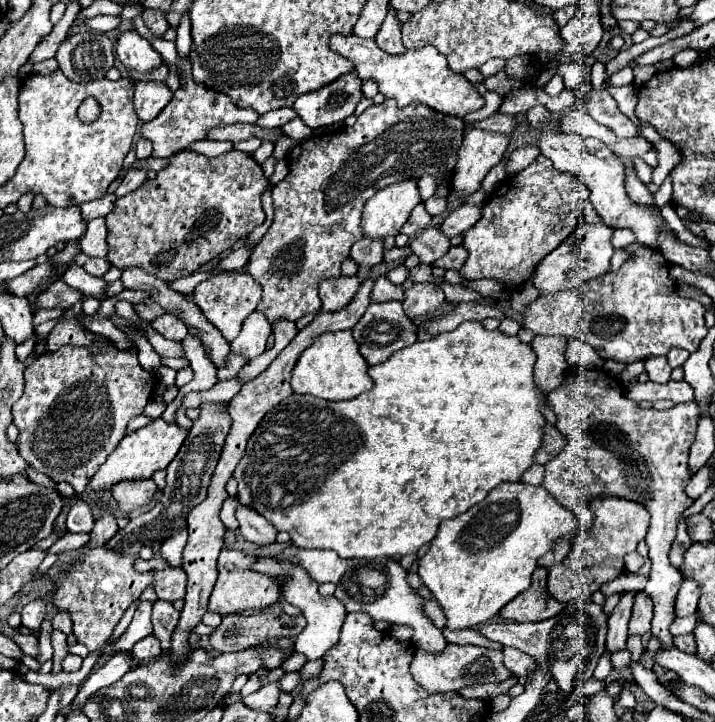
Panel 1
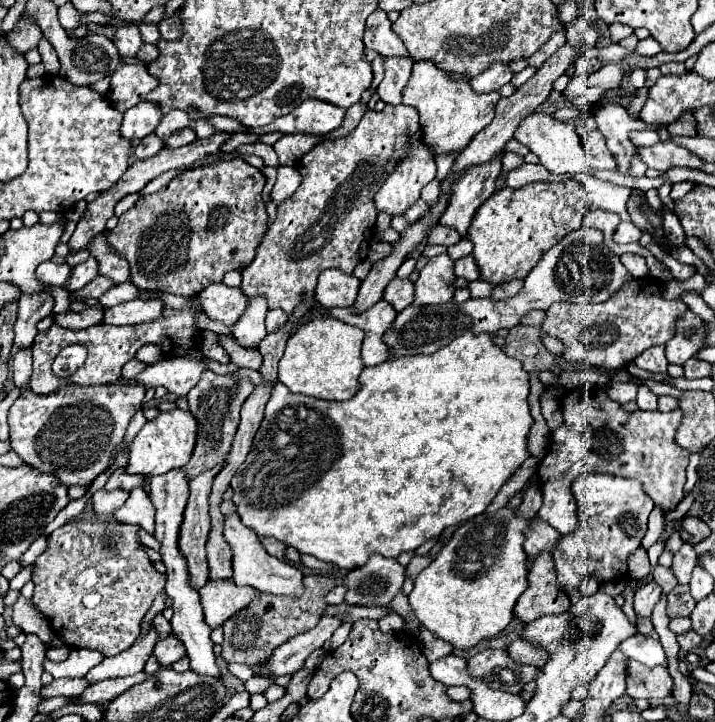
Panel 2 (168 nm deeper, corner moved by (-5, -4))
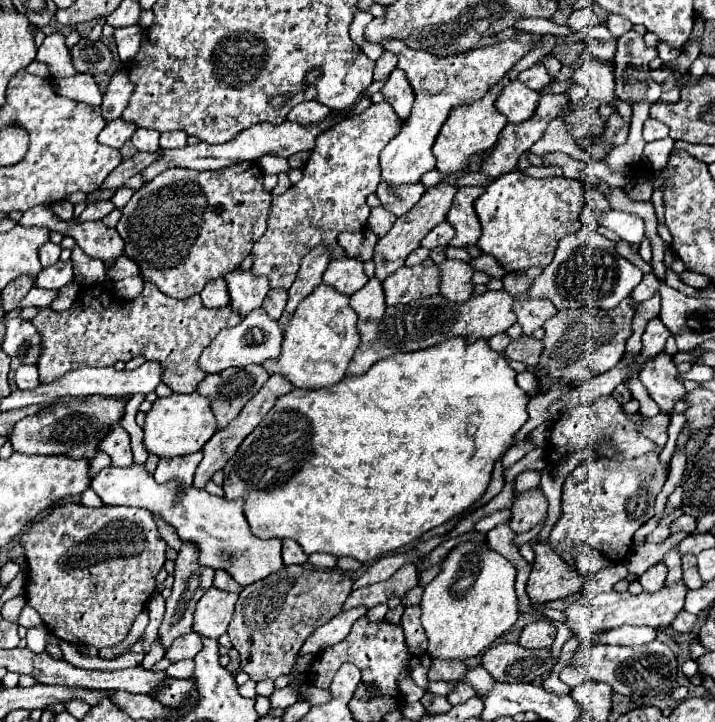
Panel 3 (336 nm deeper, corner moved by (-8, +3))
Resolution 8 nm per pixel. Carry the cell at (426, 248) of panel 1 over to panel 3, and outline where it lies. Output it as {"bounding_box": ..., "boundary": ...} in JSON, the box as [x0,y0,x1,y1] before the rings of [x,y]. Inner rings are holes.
{"bounding_box":[436,260,474,302],"boundary":[[[444,260],[436,264],[440,270],[440,294],[452,302],[466,302],[474,284],[470,282],[474,270],[462,260]]]}

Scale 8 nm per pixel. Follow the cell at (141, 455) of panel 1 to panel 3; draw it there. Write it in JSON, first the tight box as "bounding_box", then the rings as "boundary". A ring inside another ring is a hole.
{"bounding_box":[144,394,216,458],"boundary":[[[172,394],[168,398],[158,398],[152,404],[152,410],[146,414],[144,422],[144,448],[148,454],[156,454],[158,458],[176,458],[176,456],[186,456],[202,450],[202,446],[212,438],[216,430],[216,420],[212,418],[212,410],[208,408],[208,400],[202,398],[200,394]]]}

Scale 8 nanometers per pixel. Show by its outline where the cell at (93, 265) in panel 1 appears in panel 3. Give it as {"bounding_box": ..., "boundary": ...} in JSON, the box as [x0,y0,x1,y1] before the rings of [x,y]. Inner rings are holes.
{"bounding_box":[34,260,74,288],"boundary":[[[66,260],[66,262],[56,262],[54,266],[48,266],[40,272],[40,278],[36,278],[34,286],[38,288],[62,288],[66,286],[68,282],[74,280],[74,266],[72,266],[72,260]]]}

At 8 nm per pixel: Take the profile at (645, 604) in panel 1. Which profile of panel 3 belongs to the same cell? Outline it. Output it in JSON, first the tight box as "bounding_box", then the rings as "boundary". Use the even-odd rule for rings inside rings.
{"bounding_box":[638,562,668,592],"boundary":[[[658,562],[658,564],[654,564],[652,568],[648,568],[648,570],[638,578],[638,582],[642,584],[642,588],[644,588],[646,592],[658,592],[660,586],[664,586],[666,572],[668,572],[668,568],[664,566],[664,562]]]}

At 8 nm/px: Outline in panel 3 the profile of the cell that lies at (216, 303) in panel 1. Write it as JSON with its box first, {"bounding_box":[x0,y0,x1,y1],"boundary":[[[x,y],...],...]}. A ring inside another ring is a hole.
{"bounding_box":[200,278,230,308],"boundary":[[[216,278],[212,282],[208,282],[208,286],[200,292],[204,306],[208,308],[218,308],[218,306],[228,306],[230,304],[230,294],[228,294],[228,286],[224,278]]]}

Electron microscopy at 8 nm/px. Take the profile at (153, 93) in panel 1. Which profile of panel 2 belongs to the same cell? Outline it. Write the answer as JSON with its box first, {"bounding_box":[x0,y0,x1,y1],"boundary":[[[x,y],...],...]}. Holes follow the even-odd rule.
{"bounding_box":[121,101,161,141],"boundary":[[[141,101],[127,109],[121,123],[121,137],[135,141],[153,133],[161,121],[161,109],[149,101]]]}

